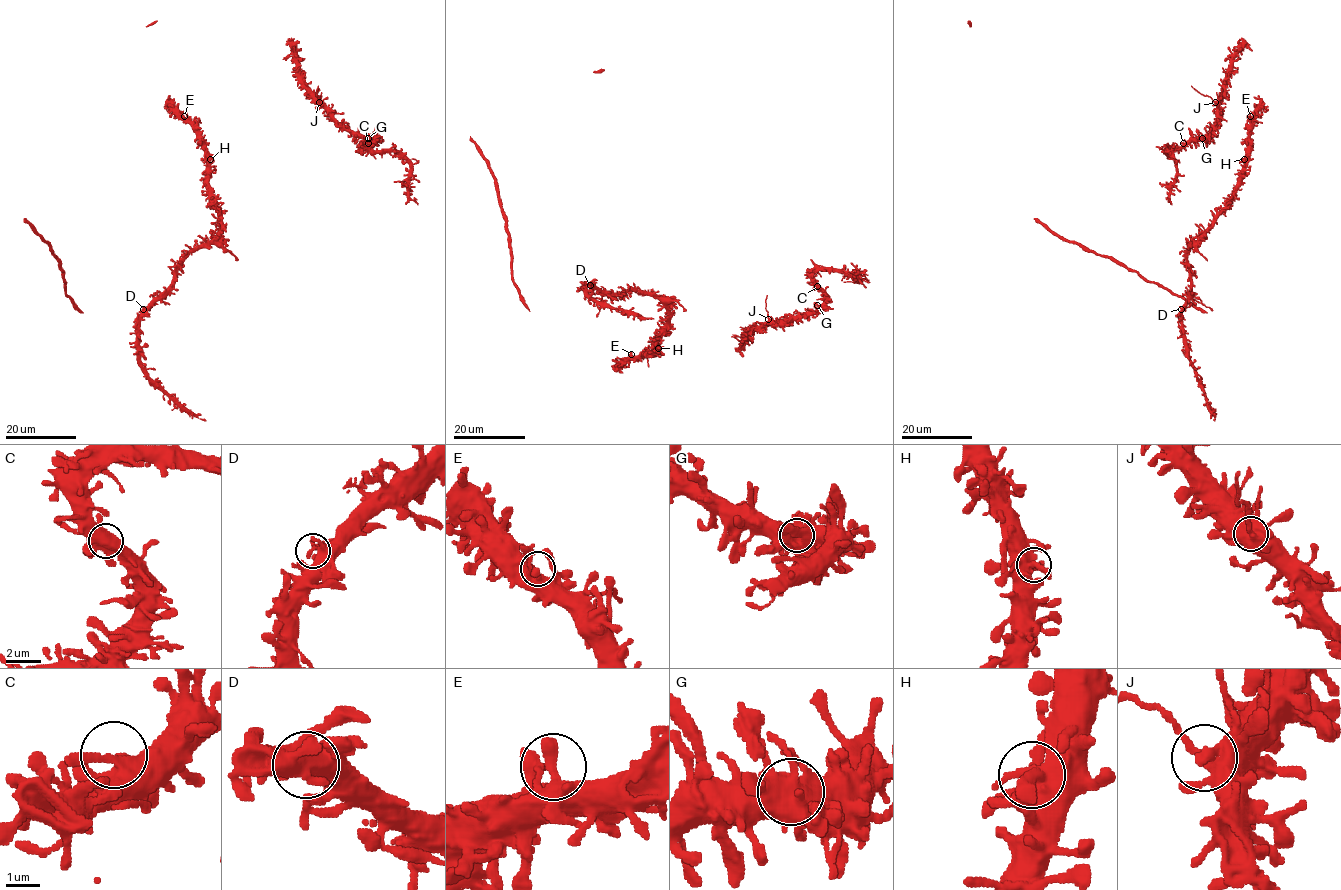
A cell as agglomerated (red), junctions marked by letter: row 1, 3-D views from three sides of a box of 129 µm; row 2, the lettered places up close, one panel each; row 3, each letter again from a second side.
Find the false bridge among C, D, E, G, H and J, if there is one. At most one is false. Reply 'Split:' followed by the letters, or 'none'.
Split: J

